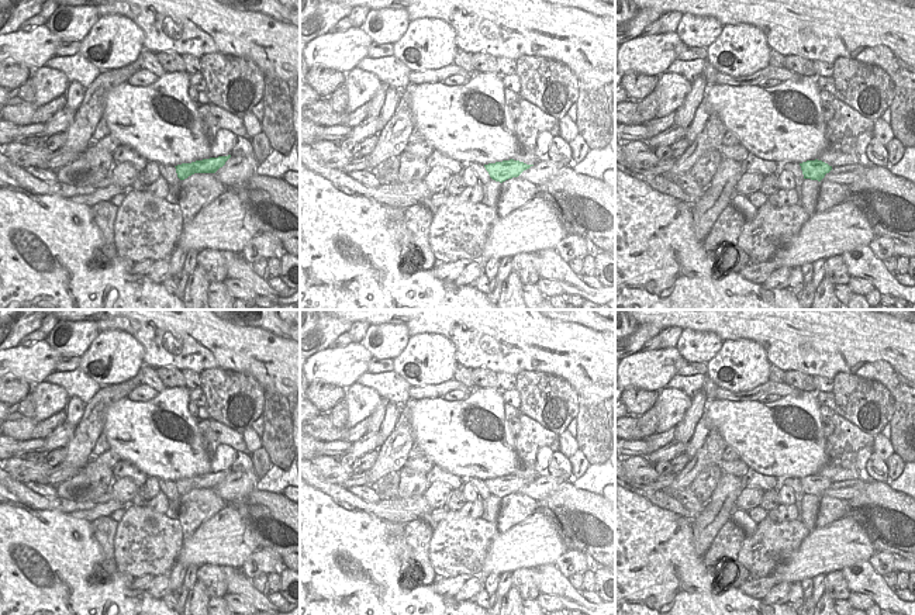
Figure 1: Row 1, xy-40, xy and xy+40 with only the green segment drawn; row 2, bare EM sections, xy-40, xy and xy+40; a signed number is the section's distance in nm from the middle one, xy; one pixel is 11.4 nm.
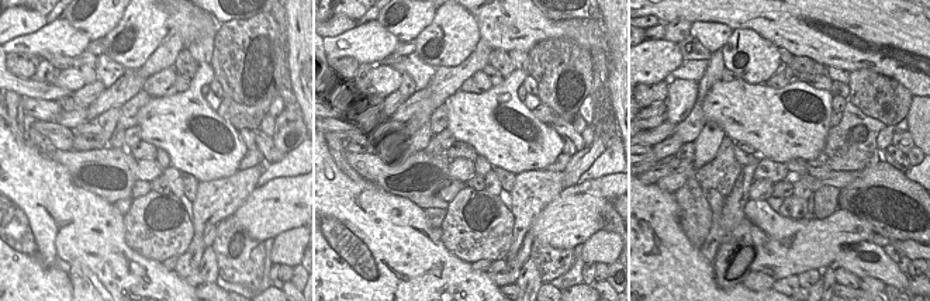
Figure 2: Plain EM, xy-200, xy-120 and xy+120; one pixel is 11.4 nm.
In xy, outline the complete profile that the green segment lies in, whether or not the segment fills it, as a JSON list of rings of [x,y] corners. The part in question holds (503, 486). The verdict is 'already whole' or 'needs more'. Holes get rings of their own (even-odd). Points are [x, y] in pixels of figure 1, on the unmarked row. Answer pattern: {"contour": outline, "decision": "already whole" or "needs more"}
{"contour": [[[514,474],[484,480],[490,493],[500,498],[512,493],[518,493],[524,486],[529,484],[531,481],[534,480],[526,480]]], "decision": "already whole"}

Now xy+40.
{"contour": [[[807,476],[800,478],[804,494],[818,495],[821,497],[826,488],[832,486],[832,481],[822,476]]], "decision": "already whole"}

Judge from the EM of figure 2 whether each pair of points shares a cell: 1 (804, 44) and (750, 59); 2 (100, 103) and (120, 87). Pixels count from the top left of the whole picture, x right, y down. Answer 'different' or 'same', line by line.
1: different
2: same

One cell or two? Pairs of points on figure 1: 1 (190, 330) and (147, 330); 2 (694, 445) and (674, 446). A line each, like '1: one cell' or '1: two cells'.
1: one cell
2: two cells

